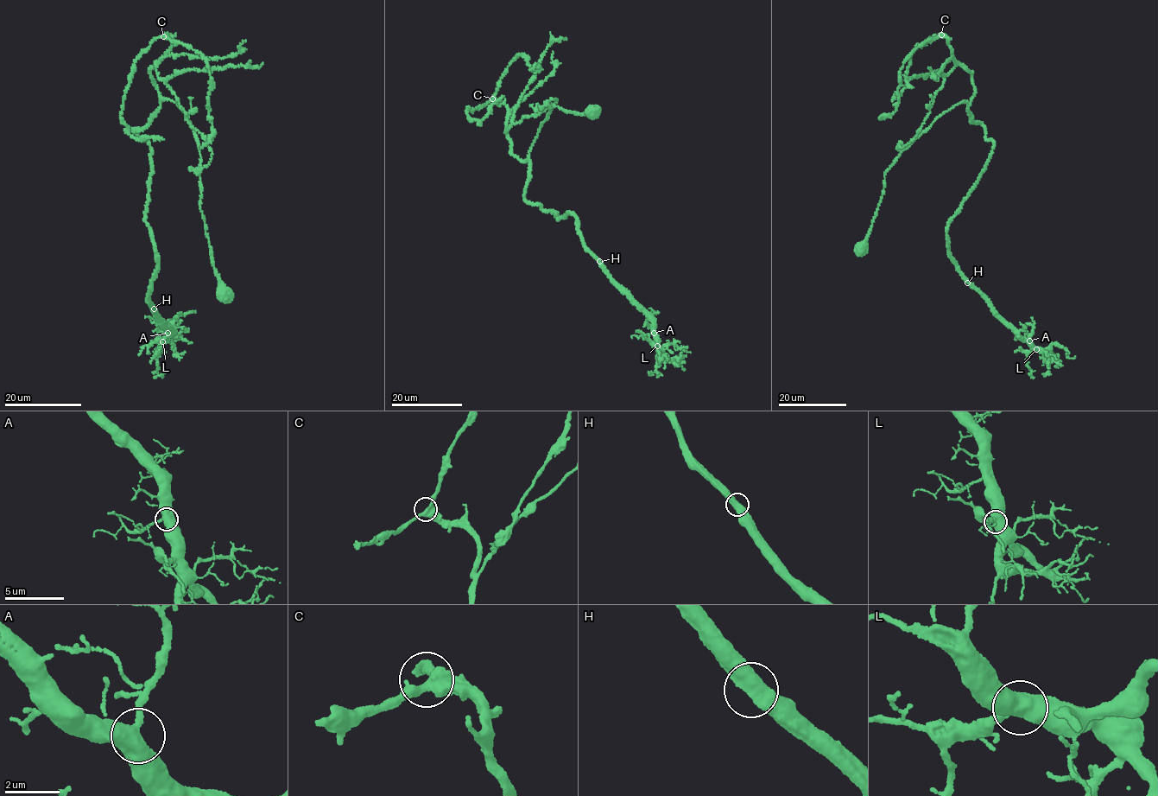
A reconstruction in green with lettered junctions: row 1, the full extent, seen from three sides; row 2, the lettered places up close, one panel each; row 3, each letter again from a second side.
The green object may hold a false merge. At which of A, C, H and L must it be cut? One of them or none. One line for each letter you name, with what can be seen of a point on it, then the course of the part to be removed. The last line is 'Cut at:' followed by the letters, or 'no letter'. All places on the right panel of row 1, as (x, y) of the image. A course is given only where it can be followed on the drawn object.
Cut at: no letter

